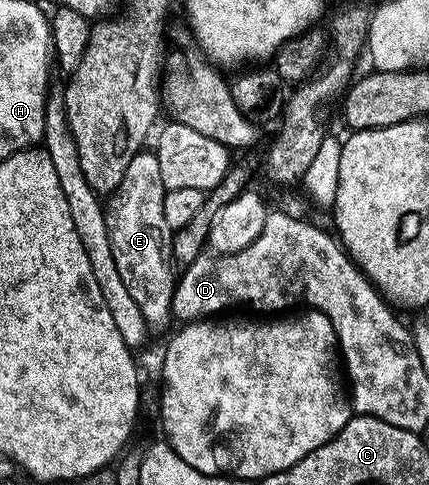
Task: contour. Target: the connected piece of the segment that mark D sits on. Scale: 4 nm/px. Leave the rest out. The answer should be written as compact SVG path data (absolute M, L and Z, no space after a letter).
M284 211L274 212L267 219L267 227L263 227L263 235L243 251L197 258L180 274L177 294L173 297L173 317L185 321L181 323L196 323L220 318L228 314L225 313L228 309L239 309L243 304L253 305L259 315L284 314L289 269L307 265L301 259L301 220Z

